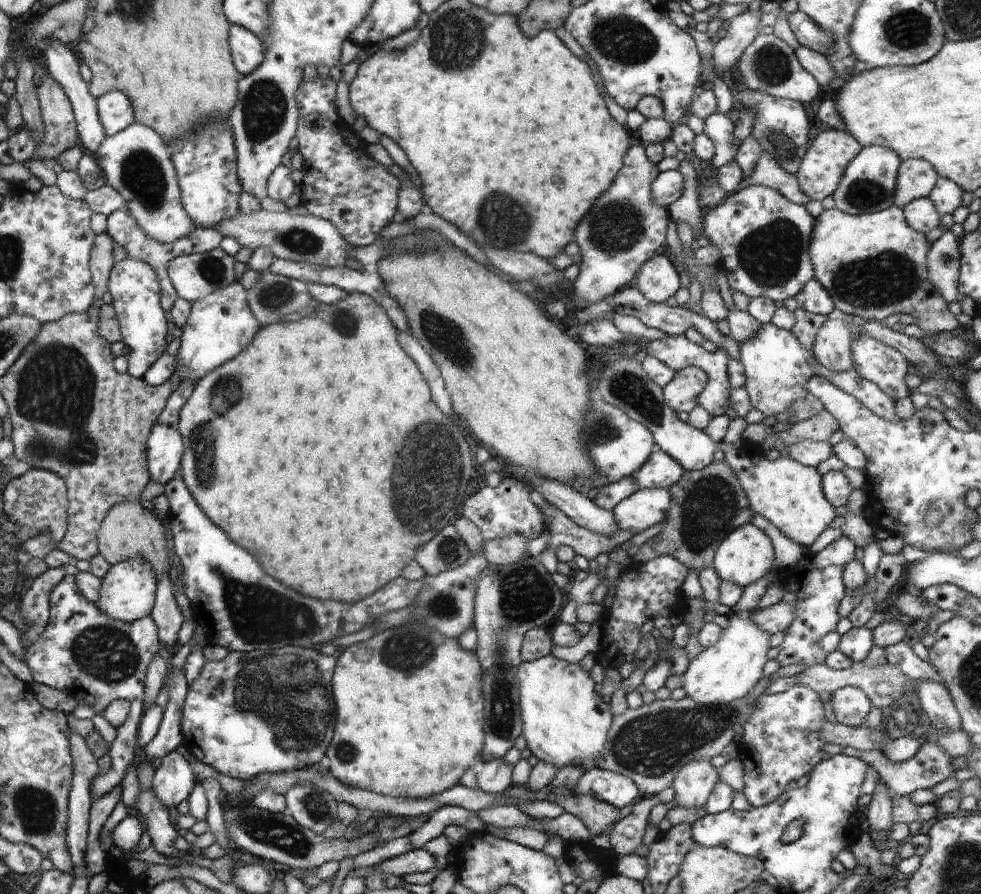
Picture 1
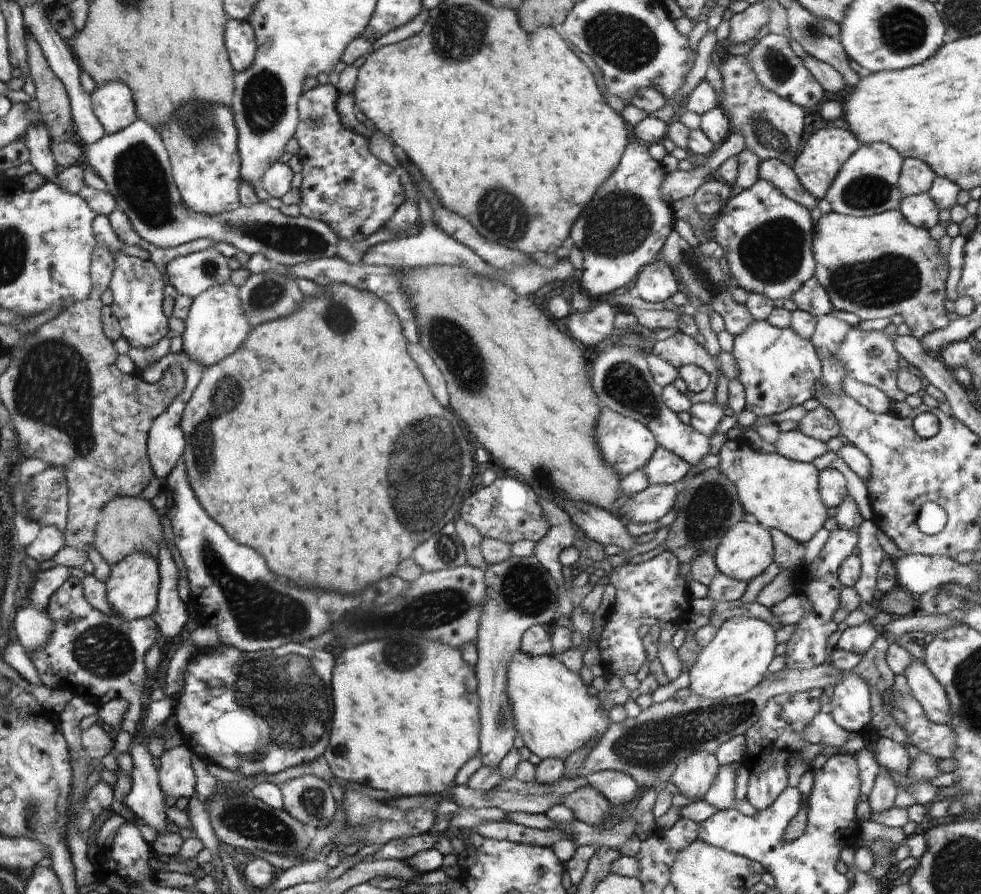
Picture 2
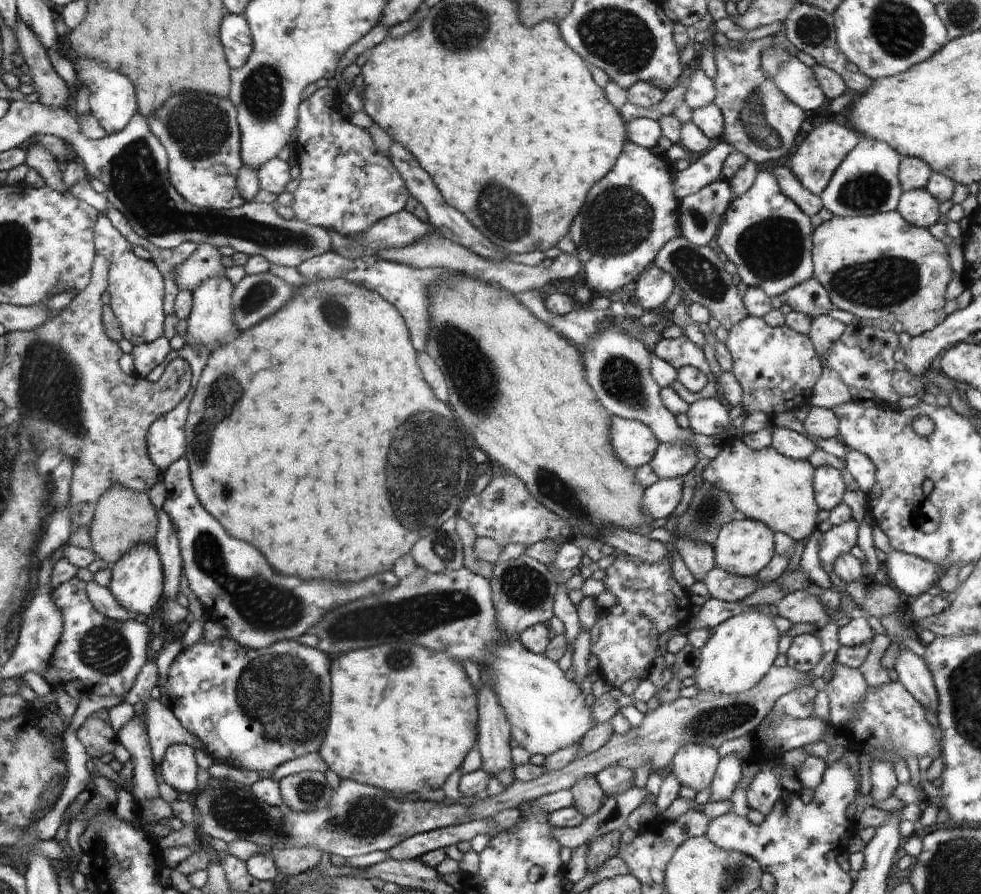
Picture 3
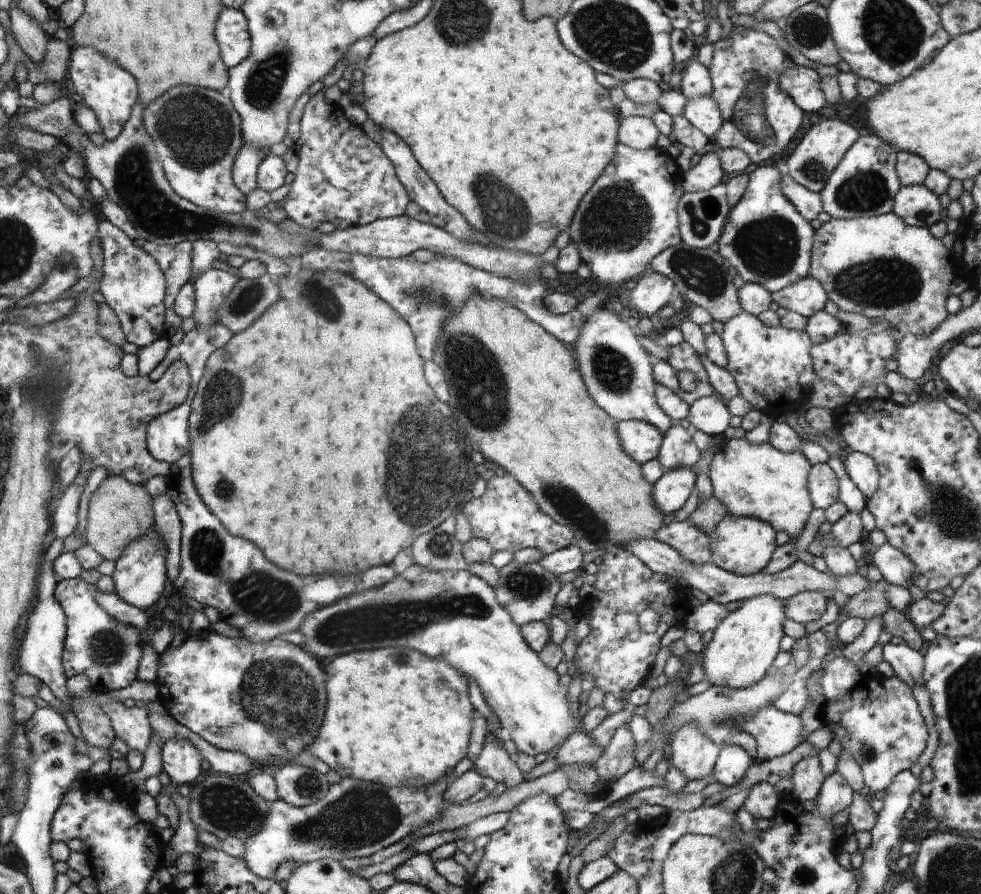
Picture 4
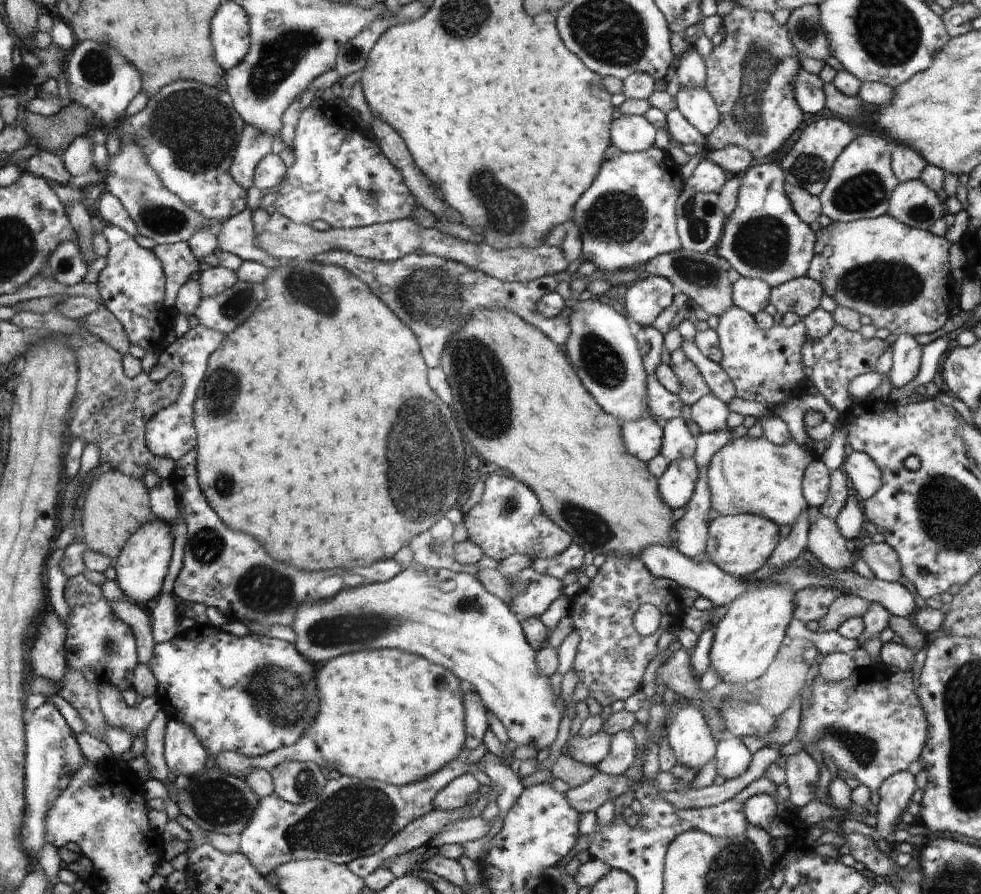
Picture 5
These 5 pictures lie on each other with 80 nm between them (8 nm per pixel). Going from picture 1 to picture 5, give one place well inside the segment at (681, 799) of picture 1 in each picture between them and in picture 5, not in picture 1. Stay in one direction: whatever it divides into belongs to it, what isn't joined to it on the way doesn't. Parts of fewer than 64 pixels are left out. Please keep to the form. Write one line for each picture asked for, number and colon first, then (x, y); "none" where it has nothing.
2: (693, 777)
3: (694, 766)
4: (692, 753)
5: (693, 745)

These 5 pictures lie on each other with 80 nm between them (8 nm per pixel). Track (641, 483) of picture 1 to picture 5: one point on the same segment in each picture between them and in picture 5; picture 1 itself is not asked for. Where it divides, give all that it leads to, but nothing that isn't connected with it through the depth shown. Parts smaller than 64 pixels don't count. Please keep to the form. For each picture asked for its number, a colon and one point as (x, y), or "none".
2: (664, 467)
3: (670, 461)
4: (678, 450)
5: (678, 441)

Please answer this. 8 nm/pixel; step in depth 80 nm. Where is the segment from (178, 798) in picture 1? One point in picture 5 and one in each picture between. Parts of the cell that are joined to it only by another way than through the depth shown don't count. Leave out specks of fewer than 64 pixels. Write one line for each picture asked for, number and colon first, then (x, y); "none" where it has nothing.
2: (176, 778)
3: (178, 767)
4: (181, 762)
5: (183, 753)

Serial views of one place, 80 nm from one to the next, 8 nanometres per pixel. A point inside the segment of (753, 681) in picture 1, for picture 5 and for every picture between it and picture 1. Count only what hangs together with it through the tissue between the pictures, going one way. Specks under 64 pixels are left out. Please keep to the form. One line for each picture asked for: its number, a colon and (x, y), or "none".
2: (737, 659)
3: (742, 649)
4: (740, 654)
5: (747, 638)

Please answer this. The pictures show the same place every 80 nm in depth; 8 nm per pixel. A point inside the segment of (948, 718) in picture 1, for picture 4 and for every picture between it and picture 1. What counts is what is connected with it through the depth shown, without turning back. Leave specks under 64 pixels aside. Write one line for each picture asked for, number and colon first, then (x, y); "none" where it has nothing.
2: (931, 695)
3: (913, 672)
4: (908, 664)

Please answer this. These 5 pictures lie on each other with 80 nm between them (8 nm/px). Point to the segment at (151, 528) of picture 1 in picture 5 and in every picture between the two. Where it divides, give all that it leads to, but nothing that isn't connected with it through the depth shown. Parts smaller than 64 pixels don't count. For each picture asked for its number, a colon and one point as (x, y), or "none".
2: (129, 524)
3: (124, 518)
4: (119, 512)
5: (116, 506)

